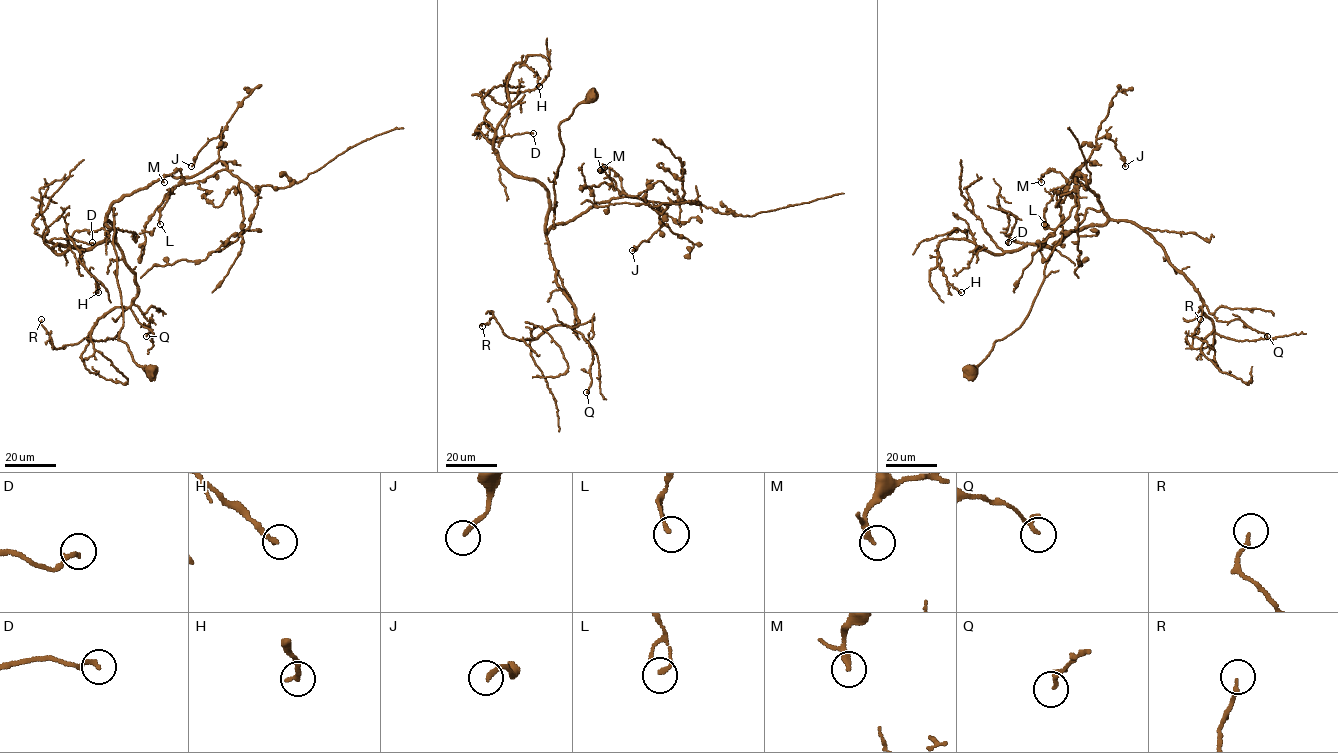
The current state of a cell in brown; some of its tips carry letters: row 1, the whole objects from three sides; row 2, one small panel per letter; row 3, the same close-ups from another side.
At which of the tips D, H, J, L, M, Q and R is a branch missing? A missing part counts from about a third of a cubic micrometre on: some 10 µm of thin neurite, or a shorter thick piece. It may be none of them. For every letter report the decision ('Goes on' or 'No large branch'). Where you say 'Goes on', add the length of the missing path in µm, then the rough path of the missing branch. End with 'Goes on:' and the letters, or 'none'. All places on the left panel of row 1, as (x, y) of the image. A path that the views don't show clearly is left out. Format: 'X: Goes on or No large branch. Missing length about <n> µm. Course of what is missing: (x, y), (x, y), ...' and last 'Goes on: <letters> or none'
D: No large branch
H: No large branch
J: Goes on. Missing length about 3 µm
L: No large branch
M: No large branch
Q: No large branch
R: No large branch
Goes on: J

